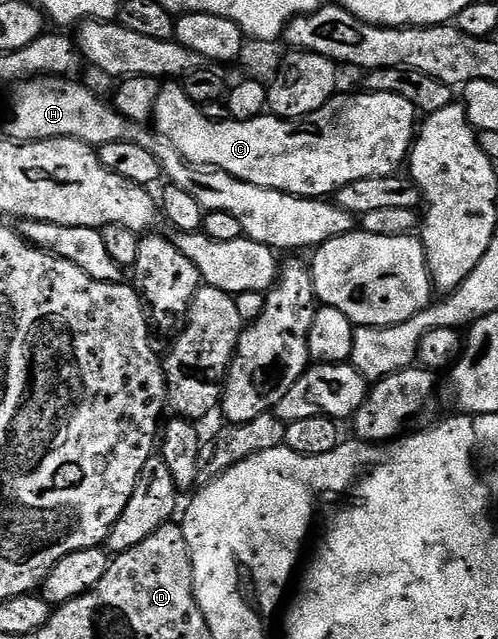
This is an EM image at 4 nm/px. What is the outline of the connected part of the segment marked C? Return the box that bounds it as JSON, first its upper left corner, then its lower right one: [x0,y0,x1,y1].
[153,81,417,199]

